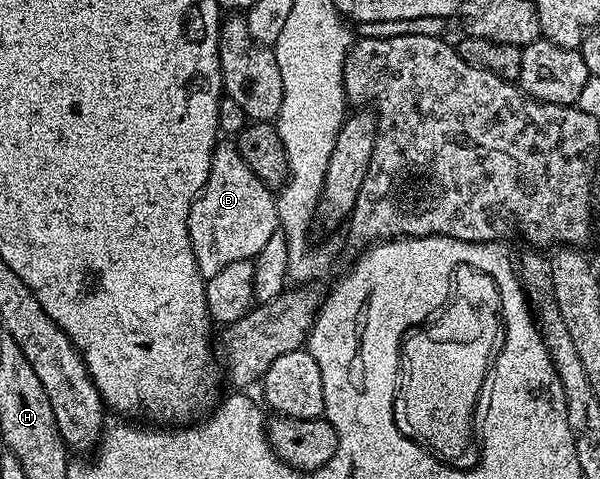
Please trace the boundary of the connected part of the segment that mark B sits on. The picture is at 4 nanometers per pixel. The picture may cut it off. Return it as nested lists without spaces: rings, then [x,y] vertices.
[[[219,143],[212,154],[202,193],[190,203],[188,214],[188,234],[202,277],[216,274],[216,270],[228,266],[228,262],[253,260],[279,228],[275,193],[248,170],[248,162],[240,158],[233,143]]]

